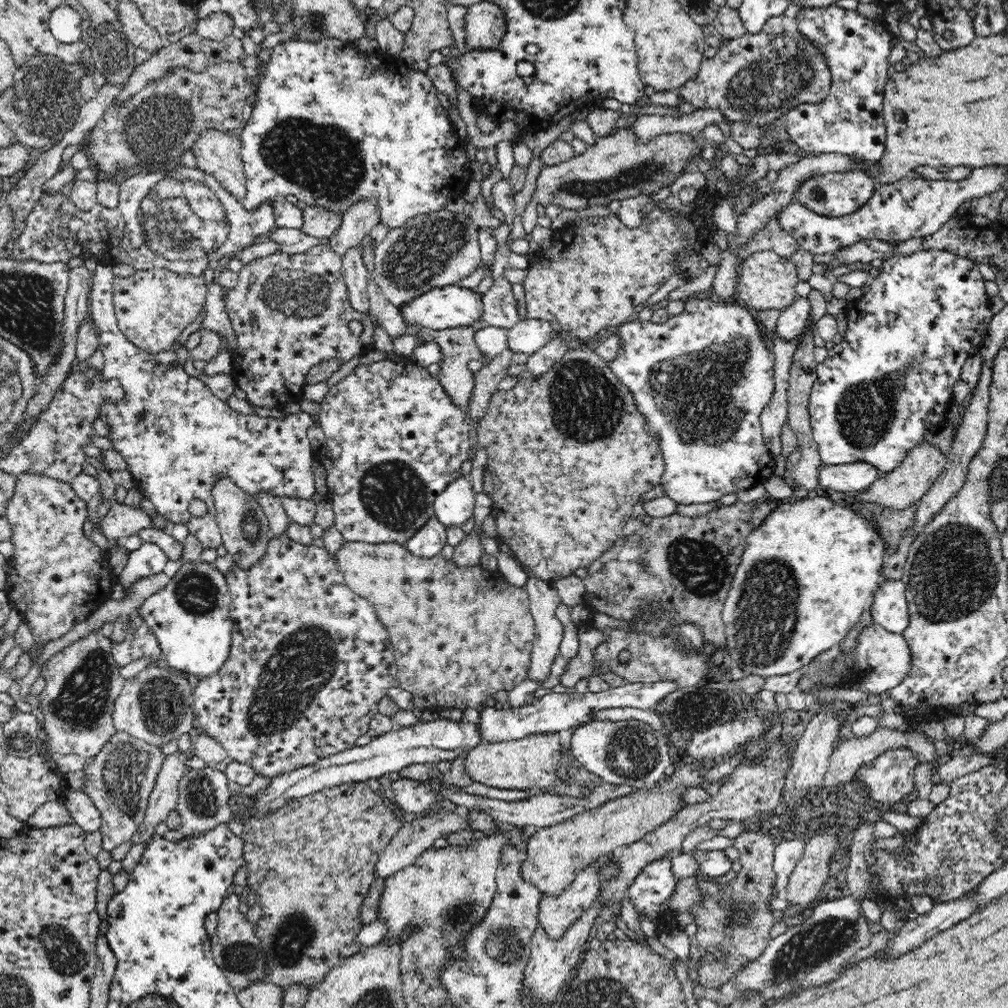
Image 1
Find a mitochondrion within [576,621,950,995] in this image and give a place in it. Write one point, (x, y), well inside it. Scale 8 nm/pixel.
(813, 948)

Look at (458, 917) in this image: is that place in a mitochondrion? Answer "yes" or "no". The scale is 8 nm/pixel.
yes

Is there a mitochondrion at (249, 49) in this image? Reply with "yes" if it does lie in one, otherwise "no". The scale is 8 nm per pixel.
no

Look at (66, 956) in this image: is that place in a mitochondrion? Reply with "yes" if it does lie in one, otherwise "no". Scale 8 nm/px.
yes

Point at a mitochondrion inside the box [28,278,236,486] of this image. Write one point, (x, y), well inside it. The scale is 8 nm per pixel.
(56, 442)

